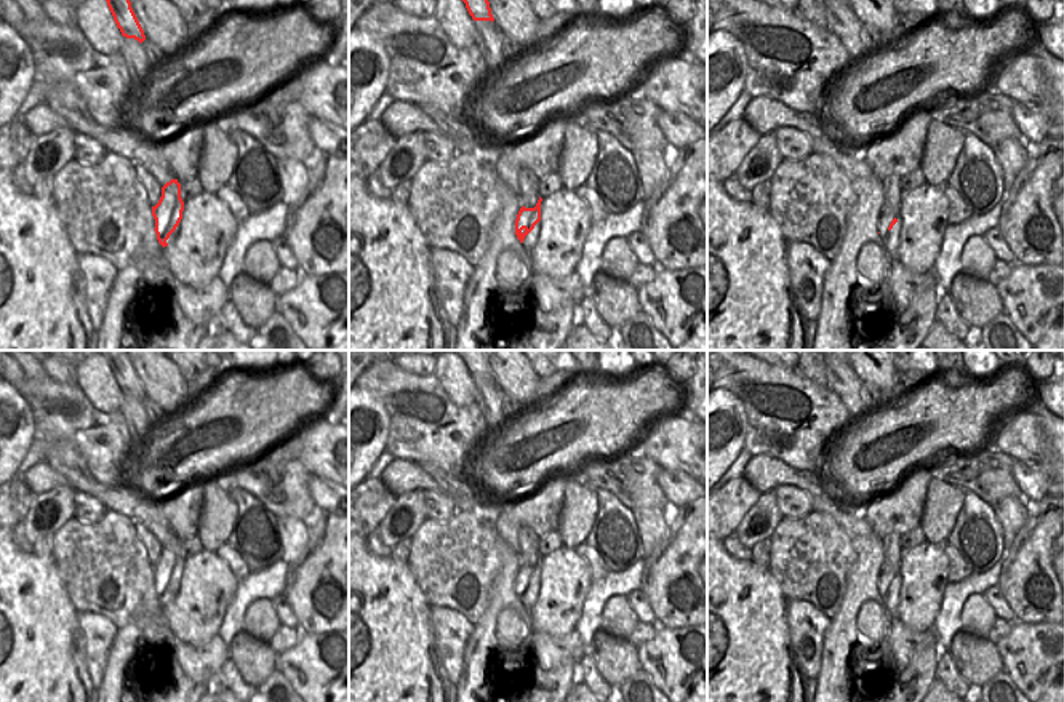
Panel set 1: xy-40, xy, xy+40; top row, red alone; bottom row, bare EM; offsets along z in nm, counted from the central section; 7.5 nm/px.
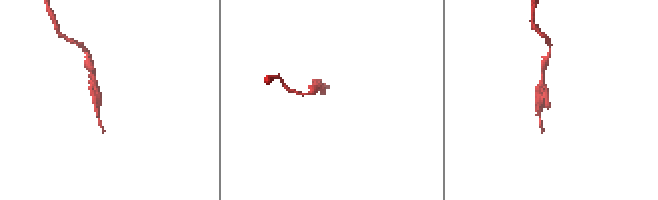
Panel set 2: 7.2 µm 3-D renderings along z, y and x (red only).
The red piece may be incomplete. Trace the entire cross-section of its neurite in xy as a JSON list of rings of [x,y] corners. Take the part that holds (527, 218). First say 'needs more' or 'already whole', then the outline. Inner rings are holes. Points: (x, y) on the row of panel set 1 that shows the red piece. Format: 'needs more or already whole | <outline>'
already whole | [[[539,197],[534,208],[522,206],[517,219],[515,219],[515,235],[523,243],[525,237],[534,229],[534,225],[541,221],[541,201]]]

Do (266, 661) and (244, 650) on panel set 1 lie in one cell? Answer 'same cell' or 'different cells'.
same cell

